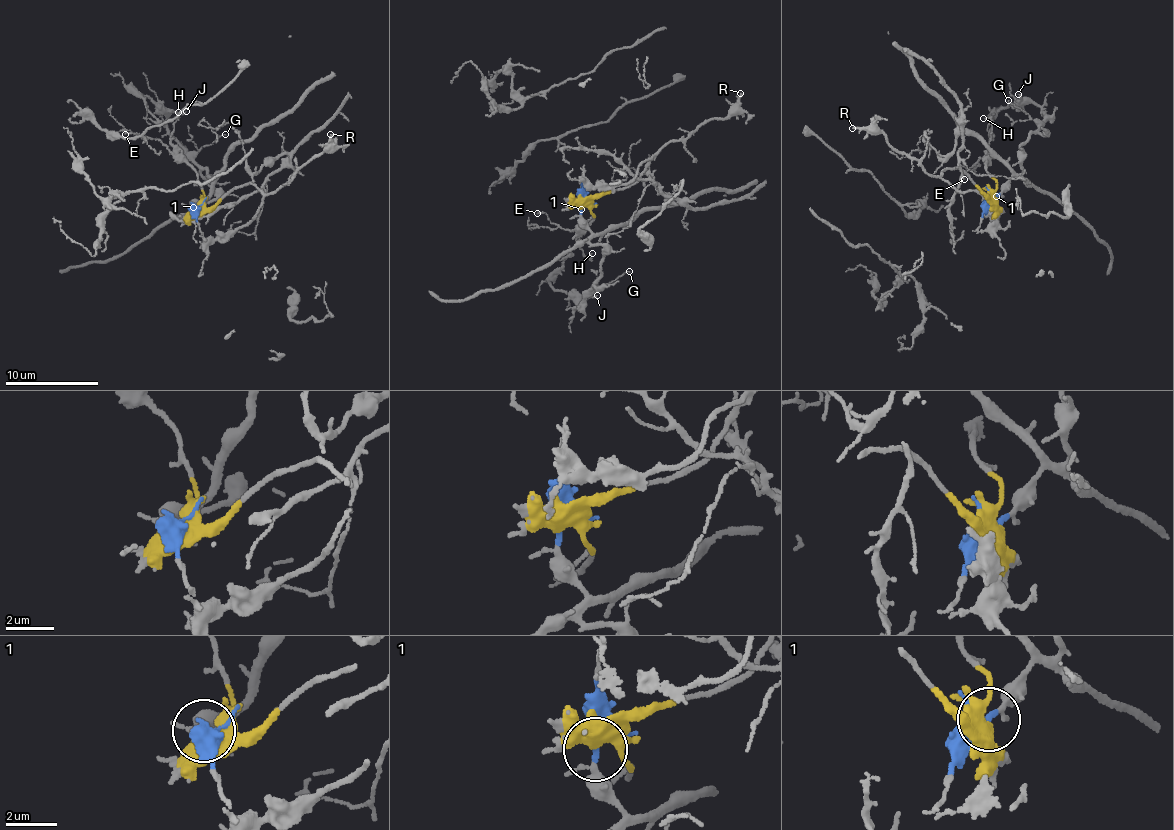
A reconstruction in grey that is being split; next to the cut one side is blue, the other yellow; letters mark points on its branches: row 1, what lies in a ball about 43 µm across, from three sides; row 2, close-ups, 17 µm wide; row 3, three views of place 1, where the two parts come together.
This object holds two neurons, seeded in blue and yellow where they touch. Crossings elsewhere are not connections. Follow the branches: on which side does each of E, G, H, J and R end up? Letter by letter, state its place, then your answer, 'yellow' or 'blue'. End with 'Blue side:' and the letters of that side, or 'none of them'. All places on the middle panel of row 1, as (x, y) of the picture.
E: at (537, 213); yellow
G: at (629, 271); blue
H: at (592, 253); yellow
J: at (597, 295); blue
R: at (740, 93); yellow
Blue side: G, J

